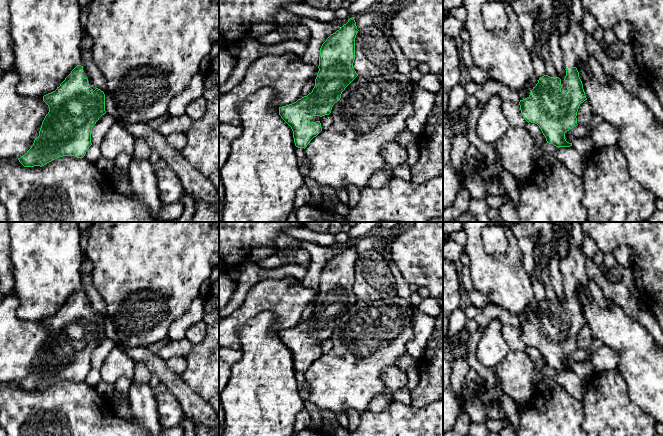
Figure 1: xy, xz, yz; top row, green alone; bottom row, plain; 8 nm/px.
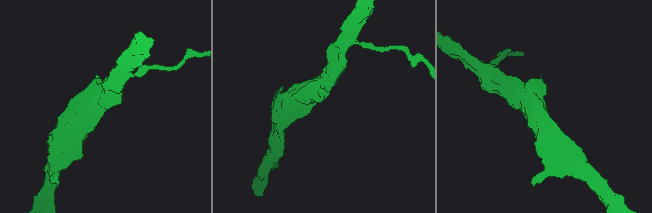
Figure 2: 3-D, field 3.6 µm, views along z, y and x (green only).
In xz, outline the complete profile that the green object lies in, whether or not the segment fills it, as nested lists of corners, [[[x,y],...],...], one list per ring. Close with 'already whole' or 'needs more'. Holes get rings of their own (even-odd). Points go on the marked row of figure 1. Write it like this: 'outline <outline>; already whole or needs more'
outline [[[352,17],[339,30],[331,34],[320,48],[319,71],[312,92],[292,104],[279,107],[279,115],[293,131],[296,147],[305,149],[322,131],[320,118],[331,113],[333,105],[340,100],[342,92],[358,76],[353,68],[355,38],[358,31]]]; needs more

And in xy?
outline [[[82,59],[55,91],[43,96],[43,101],[48,105],[49,112],[42,122],[39,136],[31,148],[18,158],[19,162],[24,167],[42,167],[63,156],[83,158],[92,145],[92,128],[106,111],[105,94],[93,85]]]; needs more

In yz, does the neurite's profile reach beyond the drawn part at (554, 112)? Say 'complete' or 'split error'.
split error

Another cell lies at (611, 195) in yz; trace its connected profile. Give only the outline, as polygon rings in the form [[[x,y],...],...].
[[[617,144],[596,148],[586,158],[586,168],[581,177],[585,186],[582,205],[591,222],[648,221],[657,209],[655,195],[630,176],[627,160]]]

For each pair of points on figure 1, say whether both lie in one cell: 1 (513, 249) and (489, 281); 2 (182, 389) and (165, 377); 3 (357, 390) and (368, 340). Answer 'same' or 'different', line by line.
1: same
2: same
3: same

